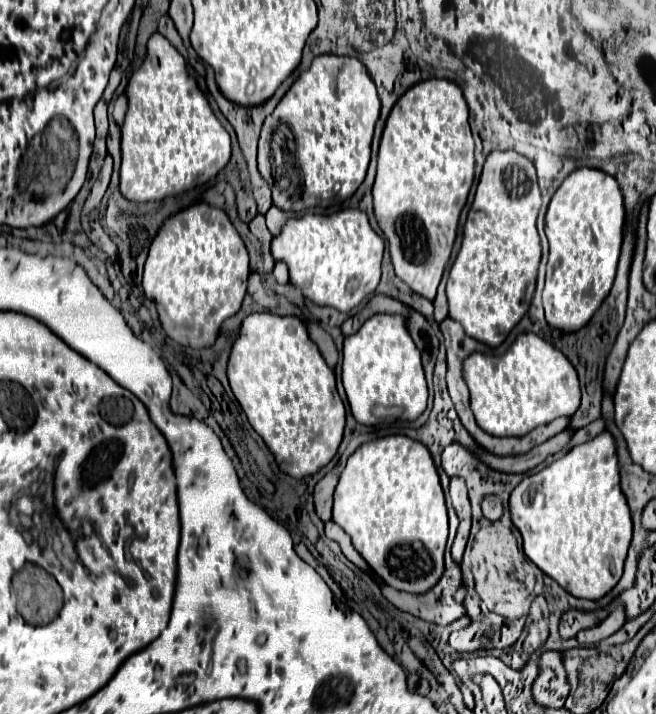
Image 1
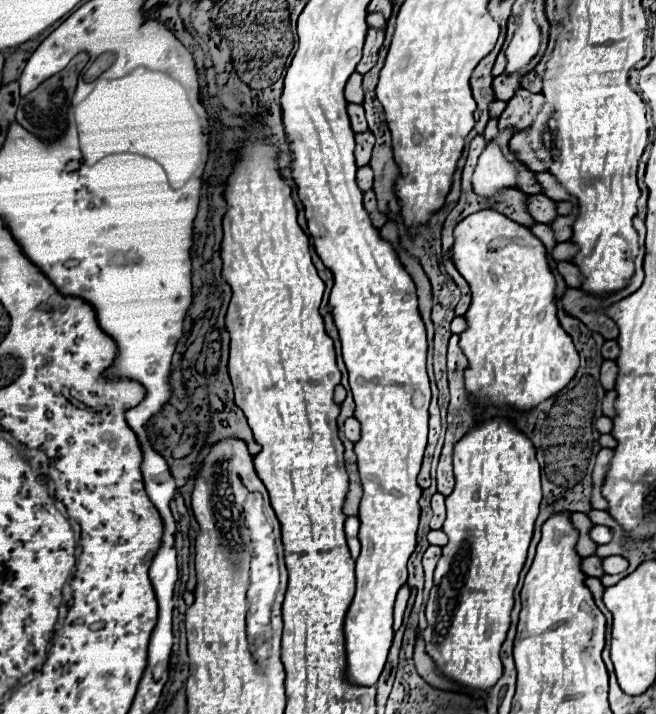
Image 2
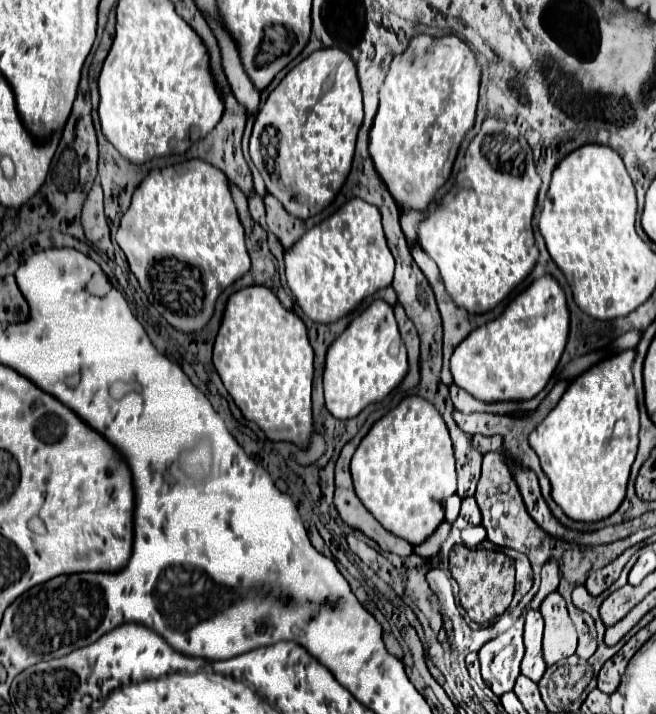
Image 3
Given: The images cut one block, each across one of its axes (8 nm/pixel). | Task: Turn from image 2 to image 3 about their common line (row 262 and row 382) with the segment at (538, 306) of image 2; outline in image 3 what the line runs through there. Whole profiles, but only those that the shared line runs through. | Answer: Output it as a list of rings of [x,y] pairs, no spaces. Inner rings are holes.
[[[552,276],[534,280],[494,322],[472,330],[454,350],[450,368],[454,384],[482,402],[520,402],[534,398],[552,378],[568,340],[568,306]]]

